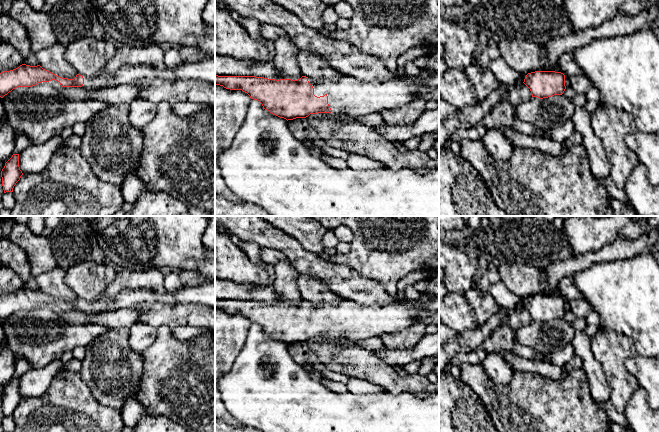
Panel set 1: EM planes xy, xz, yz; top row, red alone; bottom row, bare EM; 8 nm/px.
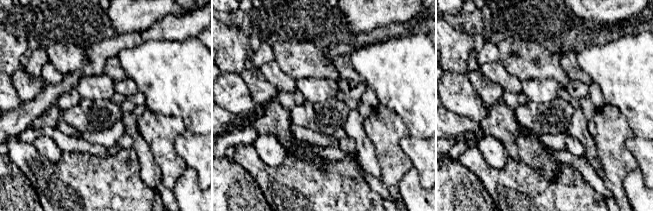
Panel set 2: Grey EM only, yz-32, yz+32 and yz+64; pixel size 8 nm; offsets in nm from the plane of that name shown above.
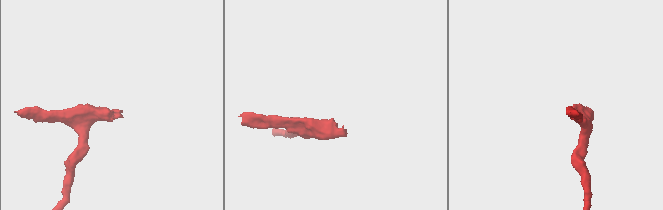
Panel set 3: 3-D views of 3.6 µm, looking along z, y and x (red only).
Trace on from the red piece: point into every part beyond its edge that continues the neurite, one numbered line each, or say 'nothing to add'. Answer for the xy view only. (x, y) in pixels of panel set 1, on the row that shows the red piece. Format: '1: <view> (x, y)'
1: xy (204, 70)

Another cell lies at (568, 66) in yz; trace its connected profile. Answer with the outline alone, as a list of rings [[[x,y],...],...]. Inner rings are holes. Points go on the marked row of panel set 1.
[[[572,52],[563,53],[557,60],[561,73],[565,76],[584,74],[575,62]]]

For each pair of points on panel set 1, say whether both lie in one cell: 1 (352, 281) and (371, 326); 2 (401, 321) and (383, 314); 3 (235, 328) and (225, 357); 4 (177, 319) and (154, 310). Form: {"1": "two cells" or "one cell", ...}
{"1": "two cells", "2": "one cell", "3": "one cell", "4": "one cell"}

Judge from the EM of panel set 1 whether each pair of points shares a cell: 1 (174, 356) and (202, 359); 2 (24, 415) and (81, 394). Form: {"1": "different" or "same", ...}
{"1": "same", "2": "same"}

